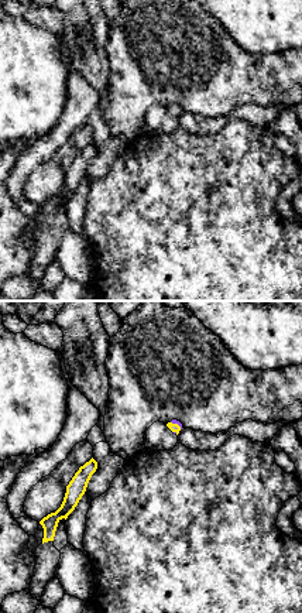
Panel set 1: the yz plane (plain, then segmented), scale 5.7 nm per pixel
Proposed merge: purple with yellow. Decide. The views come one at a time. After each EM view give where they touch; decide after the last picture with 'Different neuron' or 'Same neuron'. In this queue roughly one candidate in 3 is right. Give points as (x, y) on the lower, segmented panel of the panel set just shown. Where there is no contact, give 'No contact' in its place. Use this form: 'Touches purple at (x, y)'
Touches purple at (177, 423)

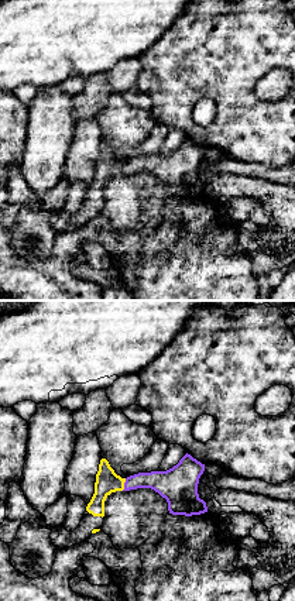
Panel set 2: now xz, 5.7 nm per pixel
Touches purple at (124, 484)

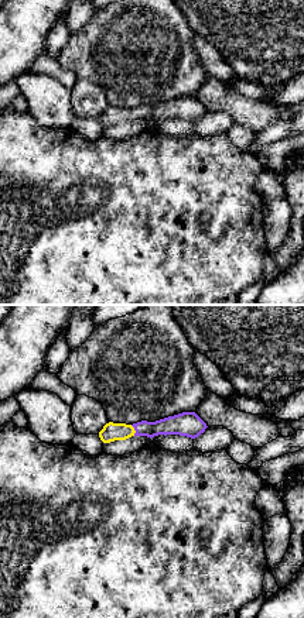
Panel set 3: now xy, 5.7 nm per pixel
Touches purple at (135, 429)

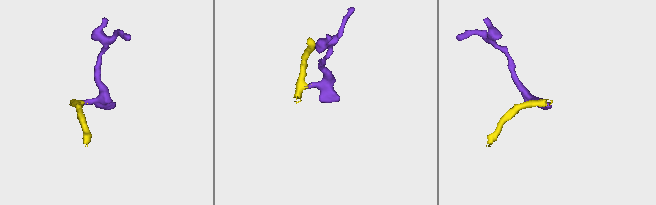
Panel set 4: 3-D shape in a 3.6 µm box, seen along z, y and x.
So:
Same neuron

